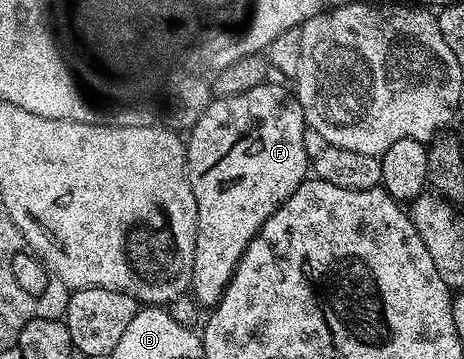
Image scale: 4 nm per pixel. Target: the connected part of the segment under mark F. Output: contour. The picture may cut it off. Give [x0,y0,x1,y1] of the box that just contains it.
[185,81,311,309]

